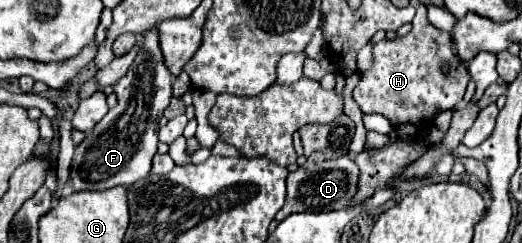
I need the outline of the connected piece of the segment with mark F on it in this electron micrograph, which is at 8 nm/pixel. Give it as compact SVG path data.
M156 28L142 34L142 50L128 74L112 88L118 96L118 106L112 108L92 130L90 136L76 148L70 178L74 192L80 190L108 190L114 186L128 186L150 174L152 158L158 150L158 120L172 98L172 76L164 66L158 46Z

